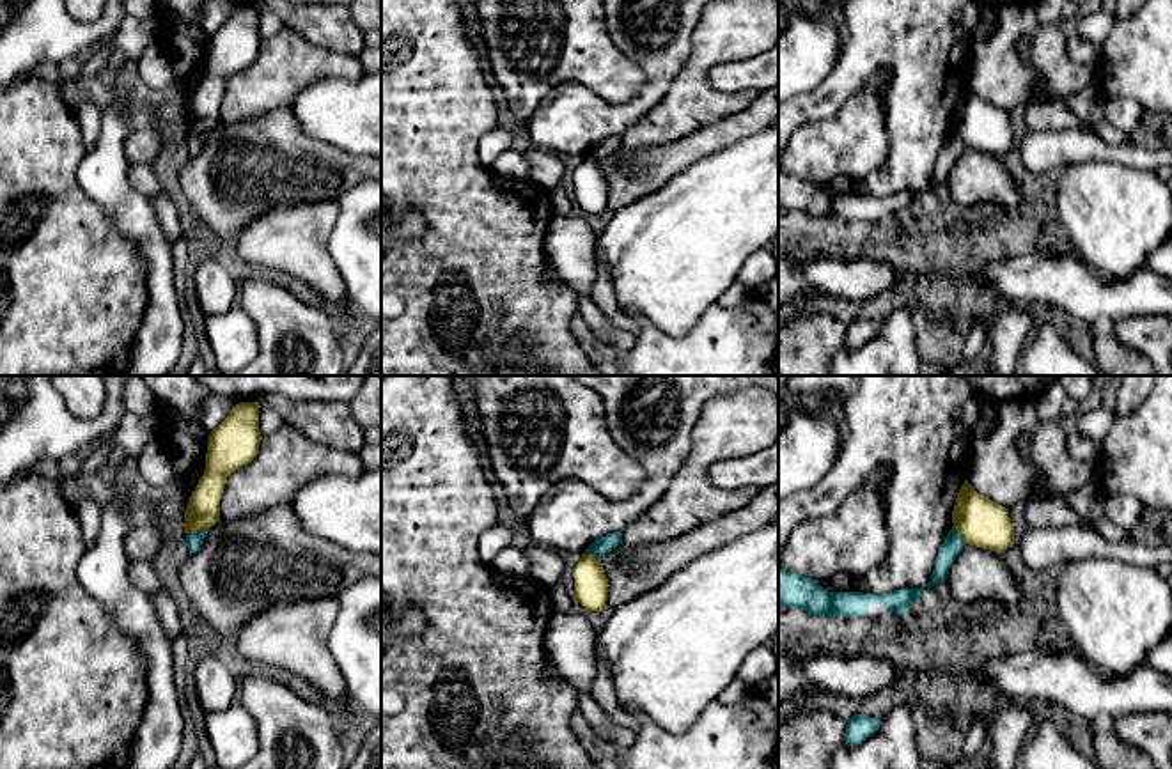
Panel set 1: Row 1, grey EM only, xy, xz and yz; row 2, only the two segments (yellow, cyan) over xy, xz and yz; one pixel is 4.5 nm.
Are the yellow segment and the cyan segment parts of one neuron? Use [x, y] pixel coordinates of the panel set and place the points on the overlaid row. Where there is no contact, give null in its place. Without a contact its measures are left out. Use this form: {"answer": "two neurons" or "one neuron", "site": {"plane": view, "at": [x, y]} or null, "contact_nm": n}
{"answer": "two neurons", "site": {"plane": "xy", "at": [195, 532]}, "contact_nm": 100}

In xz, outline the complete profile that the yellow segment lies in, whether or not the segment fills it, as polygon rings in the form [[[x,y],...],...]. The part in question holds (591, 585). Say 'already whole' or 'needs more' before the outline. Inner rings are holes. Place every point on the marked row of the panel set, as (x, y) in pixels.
already whole; [[[582,555],[580,562],[573,569],[574,578],[574,599],[587,611],[608,610],[608,578],[603,571],[601,556]]]

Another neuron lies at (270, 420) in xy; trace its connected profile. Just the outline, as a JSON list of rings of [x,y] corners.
[[[266,406],[259,408],[259,432],[261,432],[262,438],[268,436],[268,434],[273,434],[282,425],[284,425],[284,420],[277,411],[273,411]]]

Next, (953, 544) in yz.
[[[950,530],[934,560],[934,569],[929,579],[929,588],[947,579],[949,569],[952,562],[956,560],[957,553],[963,549],[963,546],[965,546],[963,537],[956,530]]]

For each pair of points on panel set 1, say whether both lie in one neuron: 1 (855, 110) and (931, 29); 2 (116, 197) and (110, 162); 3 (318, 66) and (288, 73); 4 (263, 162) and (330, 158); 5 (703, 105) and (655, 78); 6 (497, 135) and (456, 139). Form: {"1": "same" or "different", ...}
{"1": "different", "2": "same", "3": "same", "4": "same", "5": "different", "6": "different"}

